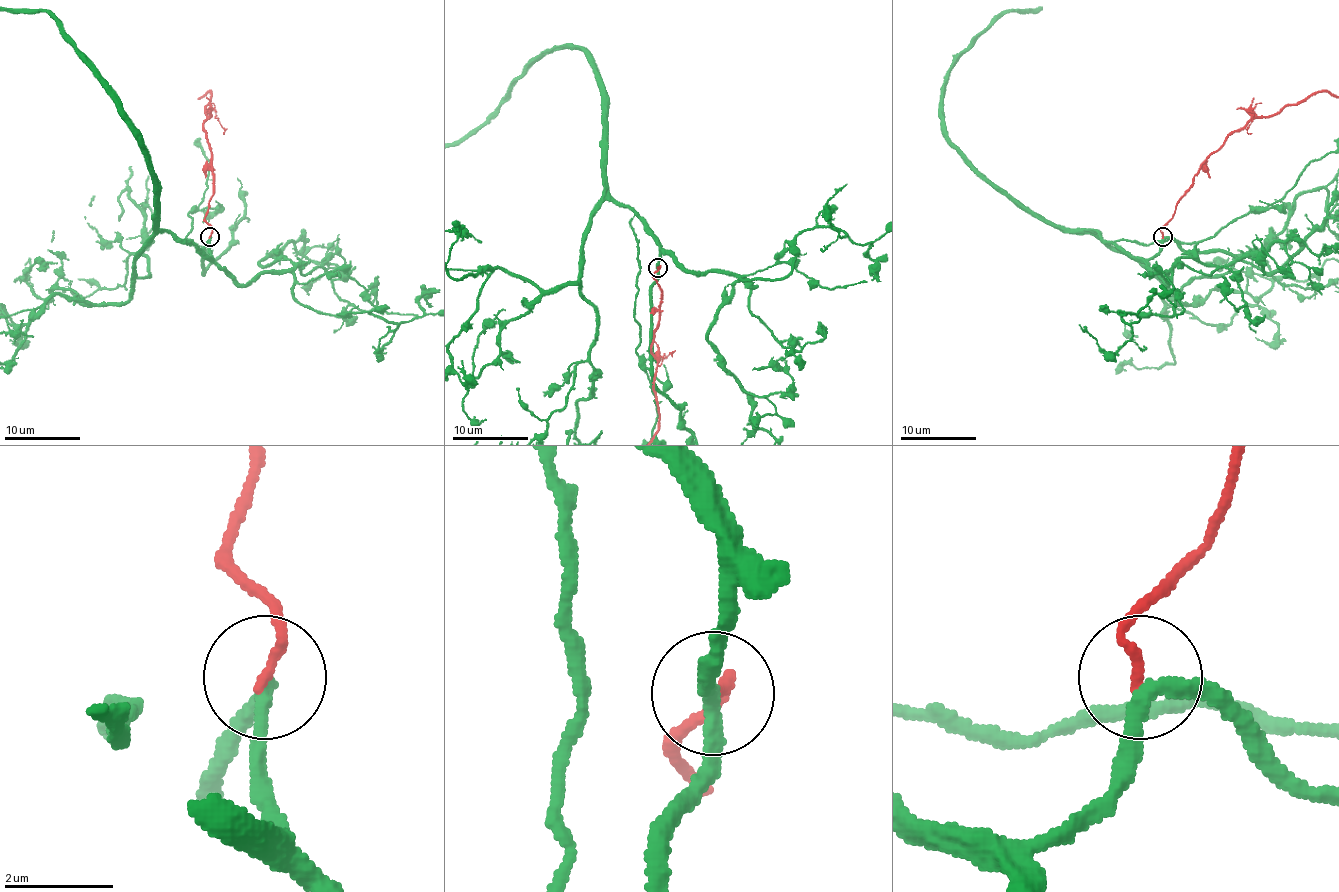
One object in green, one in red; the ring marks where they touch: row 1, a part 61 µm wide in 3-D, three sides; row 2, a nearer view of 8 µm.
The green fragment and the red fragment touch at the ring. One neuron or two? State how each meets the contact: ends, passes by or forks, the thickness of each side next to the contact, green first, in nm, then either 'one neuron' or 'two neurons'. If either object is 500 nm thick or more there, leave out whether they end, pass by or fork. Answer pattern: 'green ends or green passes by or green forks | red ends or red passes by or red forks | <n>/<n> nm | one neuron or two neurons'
green passes by | red ends | 260/170 nm | two neurons

